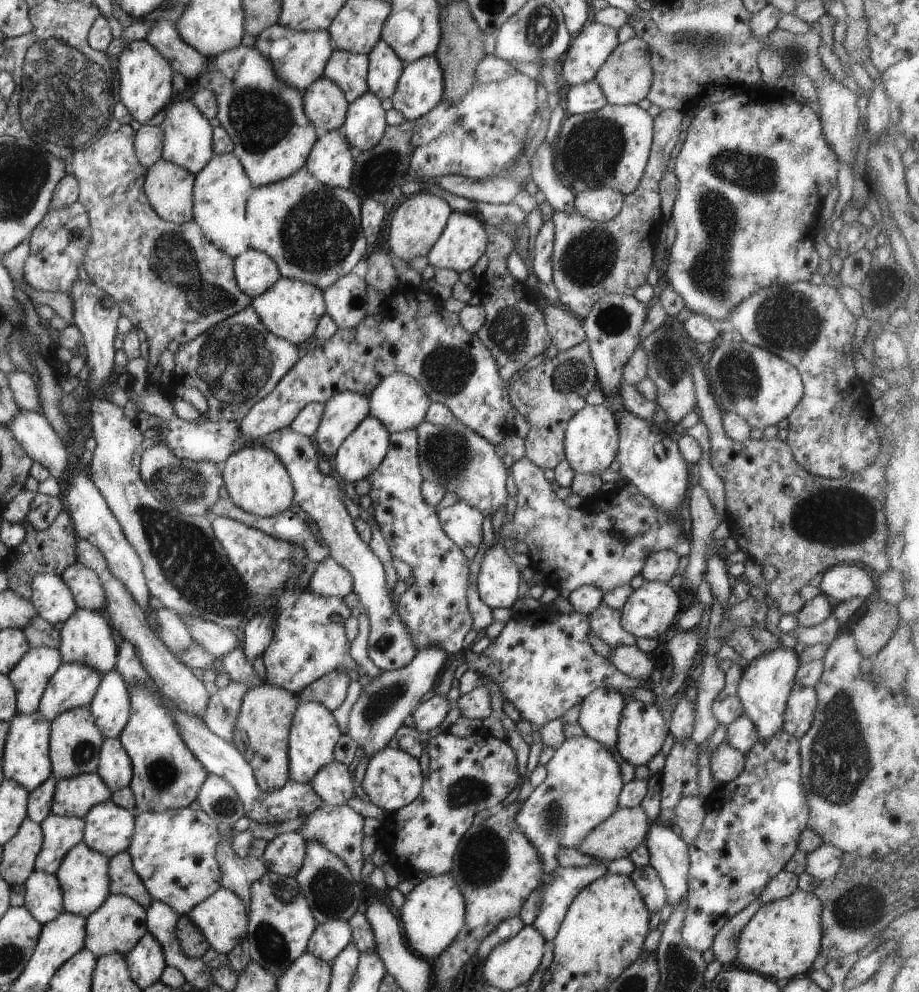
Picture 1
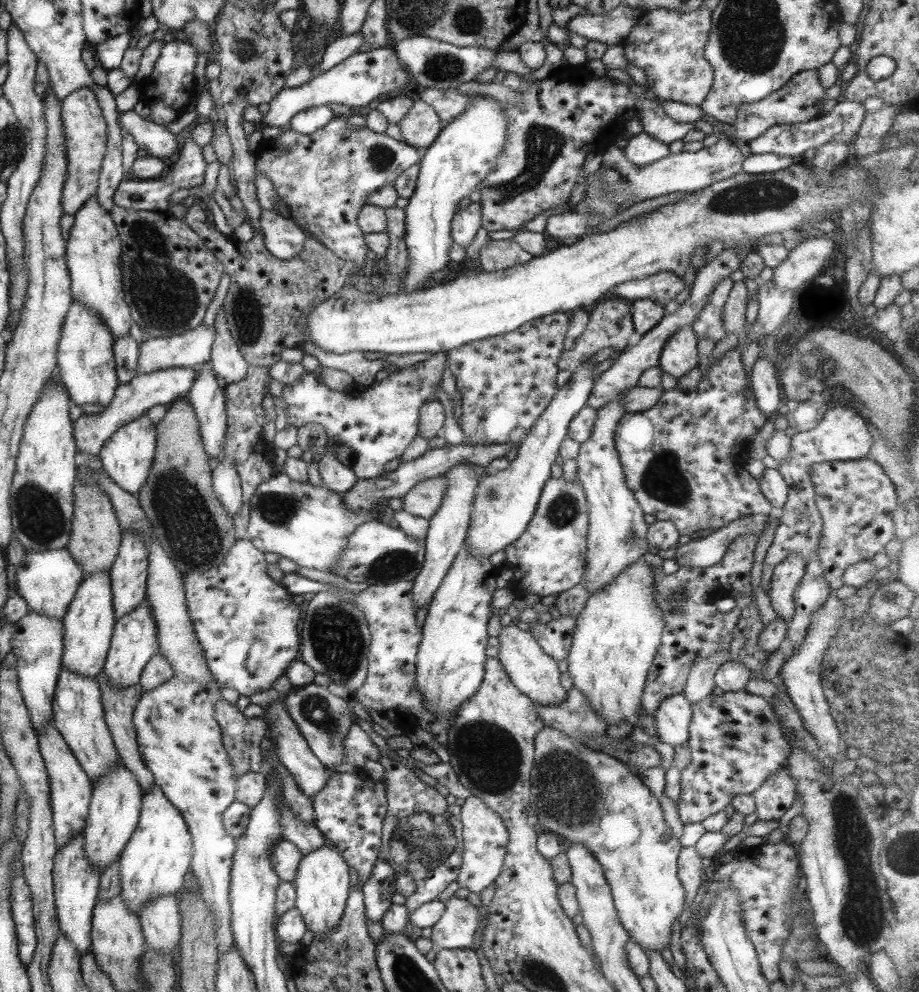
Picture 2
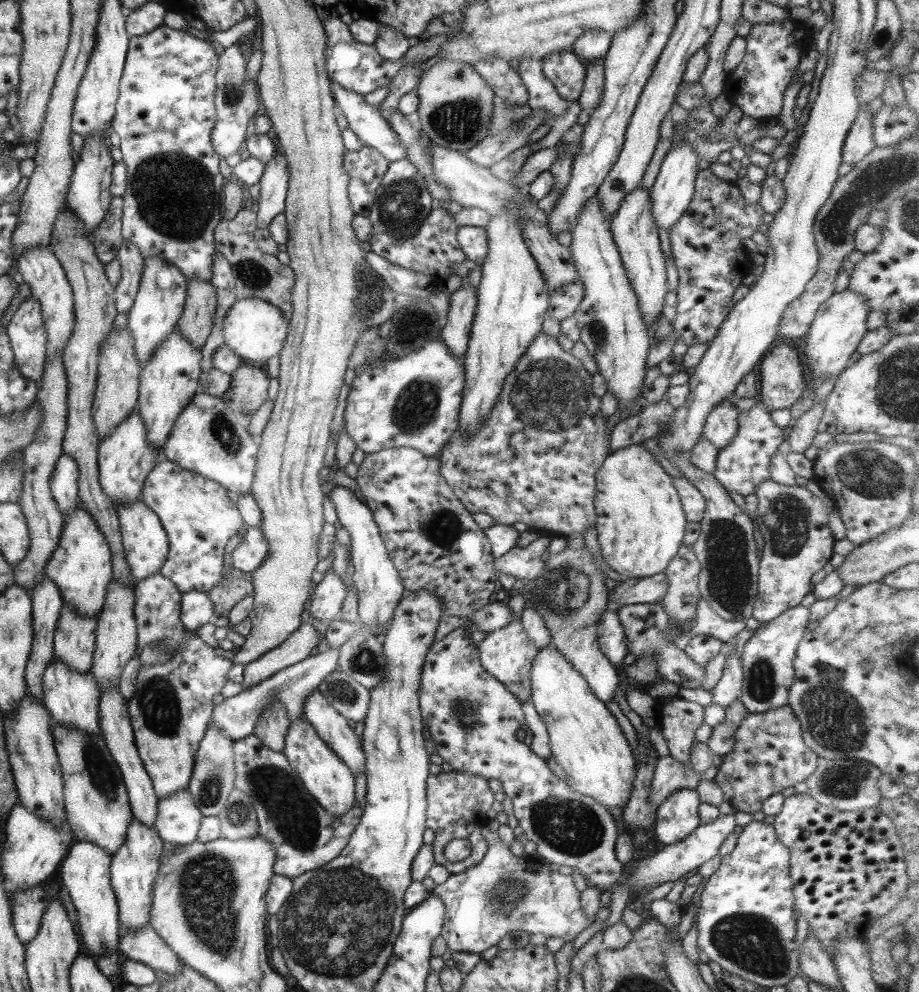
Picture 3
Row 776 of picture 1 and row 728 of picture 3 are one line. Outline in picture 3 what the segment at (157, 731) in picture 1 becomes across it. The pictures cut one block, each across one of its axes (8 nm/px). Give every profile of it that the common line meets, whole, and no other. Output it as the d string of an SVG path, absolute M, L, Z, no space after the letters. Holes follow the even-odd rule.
M195 630L184 631L186 639L172 656L161 664L140 667L134 693L127 702L137 754L158 800L187 788L199 741L210 724L211 698L219 694L232 667L232 662L215 655L214 648L203 643Z

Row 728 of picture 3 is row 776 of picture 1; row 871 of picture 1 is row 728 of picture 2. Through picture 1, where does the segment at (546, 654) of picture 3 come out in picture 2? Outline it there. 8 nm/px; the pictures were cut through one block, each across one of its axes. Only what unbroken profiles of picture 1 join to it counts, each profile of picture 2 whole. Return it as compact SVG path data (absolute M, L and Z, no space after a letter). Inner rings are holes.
M544 726L535 735L529 784L529 806L535 807L534 822L539 824L542 832L552 833L564 844L582 845L600 864L619 923L631 941L643 950L653 950L658 954L662 946L669 947L671 923L686 906L684 891L676 874L681 847L665 825L660 802L639 777L618 759L587 748L559 729Z

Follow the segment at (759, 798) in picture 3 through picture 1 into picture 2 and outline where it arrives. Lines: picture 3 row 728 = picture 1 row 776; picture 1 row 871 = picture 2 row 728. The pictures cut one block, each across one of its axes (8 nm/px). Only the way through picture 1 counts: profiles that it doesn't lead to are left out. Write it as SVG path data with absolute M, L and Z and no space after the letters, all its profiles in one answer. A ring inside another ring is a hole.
M745 690L723 692L720 696L711 693L690 707L691 718L686 742L691 750L690 762L680 771L680 793L676 804L677 815L683 826L701 823L705 818L723 811L737 794L751 795L767 776L785 767L789 754L789 745L779 729L779 719L769 701L760 695Z

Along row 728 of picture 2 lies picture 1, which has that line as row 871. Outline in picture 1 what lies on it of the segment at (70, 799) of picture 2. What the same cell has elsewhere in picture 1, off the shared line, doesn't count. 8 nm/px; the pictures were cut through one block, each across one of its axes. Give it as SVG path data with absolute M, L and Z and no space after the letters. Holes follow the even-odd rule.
M49 813L40 822L42 843L34 860L38 871L54 875L66 852L82 841L84 820Z

